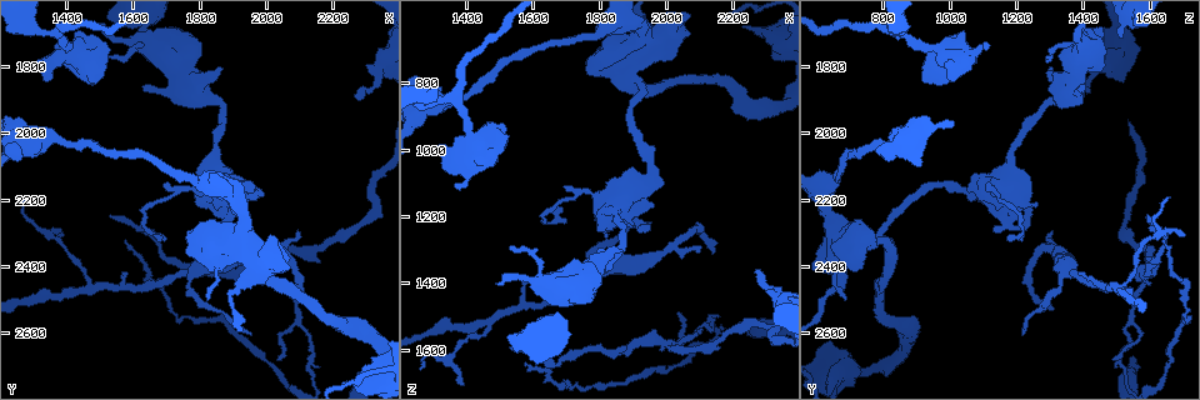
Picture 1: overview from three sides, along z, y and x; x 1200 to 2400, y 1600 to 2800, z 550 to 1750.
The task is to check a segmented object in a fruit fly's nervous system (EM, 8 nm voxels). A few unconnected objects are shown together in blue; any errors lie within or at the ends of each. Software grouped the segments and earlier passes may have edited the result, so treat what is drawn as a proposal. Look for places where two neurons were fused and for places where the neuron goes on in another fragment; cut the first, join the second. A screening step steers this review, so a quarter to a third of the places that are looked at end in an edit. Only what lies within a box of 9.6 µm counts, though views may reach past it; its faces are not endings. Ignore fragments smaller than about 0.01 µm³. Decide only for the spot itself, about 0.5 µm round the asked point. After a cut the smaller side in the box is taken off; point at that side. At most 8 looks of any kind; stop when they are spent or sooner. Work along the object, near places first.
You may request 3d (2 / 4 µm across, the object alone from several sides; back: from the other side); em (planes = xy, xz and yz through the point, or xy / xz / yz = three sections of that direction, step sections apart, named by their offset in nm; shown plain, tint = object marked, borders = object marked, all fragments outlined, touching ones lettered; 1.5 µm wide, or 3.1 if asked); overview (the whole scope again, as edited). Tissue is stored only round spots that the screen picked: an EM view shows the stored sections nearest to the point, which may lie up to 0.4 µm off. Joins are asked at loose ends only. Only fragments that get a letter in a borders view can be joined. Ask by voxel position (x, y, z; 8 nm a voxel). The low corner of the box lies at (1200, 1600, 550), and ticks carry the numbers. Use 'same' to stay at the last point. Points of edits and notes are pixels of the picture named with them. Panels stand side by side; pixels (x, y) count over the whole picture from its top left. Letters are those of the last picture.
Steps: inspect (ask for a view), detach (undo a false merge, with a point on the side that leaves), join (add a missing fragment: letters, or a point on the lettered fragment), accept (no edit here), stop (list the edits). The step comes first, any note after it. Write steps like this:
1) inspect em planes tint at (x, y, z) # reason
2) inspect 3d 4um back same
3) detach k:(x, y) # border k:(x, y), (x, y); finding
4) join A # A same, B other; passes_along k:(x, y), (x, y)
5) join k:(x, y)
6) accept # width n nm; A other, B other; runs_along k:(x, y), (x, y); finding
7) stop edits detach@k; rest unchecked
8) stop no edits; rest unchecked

inspect em xz step 8 tint at (1370, 1700, 840) # sudden change in width

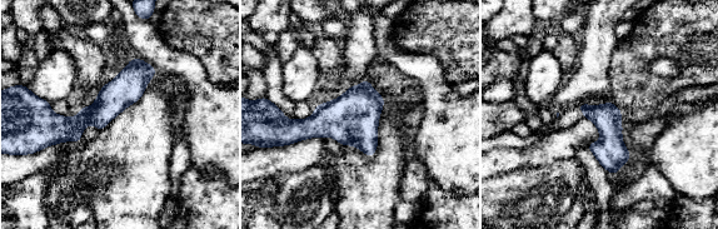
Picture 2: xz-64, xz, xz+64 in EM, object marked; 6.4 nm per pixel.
inspect em planes borders same # another direction

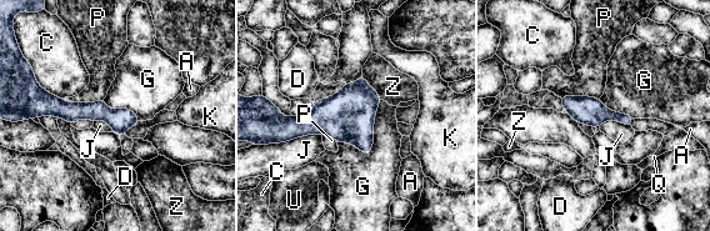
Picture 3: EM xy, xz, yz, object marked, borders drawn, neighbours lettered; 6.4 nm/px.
accept # A other, C other, D other, G other, J other, K other, P other, Q other, U other, Z other; runs_along 3:(41, 109), (101, 111), (134, 120); continuous, no second neuron

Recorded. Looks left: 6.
inspect em yz step 8 tint at (2340, 1780, 1460) # three-way junction

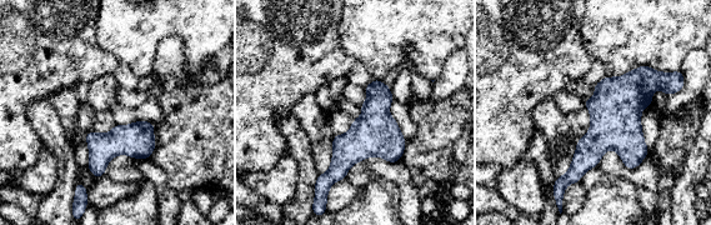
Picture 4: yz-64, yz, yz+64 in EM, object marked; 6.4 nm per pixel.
inspect em planes borders same # another direction

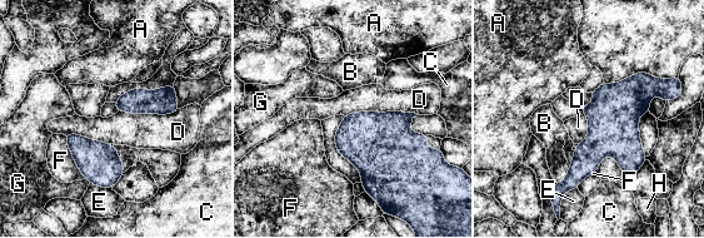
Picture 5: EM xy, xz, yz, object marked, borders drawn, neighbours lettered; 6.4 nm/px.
accept # width 320 nm; A other, B other, C other, D other, E other, F other, G other, H other; runs_along 5:(678, 83), (652, 87), (574, 182); continuous, no second neuron

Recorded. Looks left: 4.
inspect 3d 2um back at (1780, 2410, 1360) # three-way junction

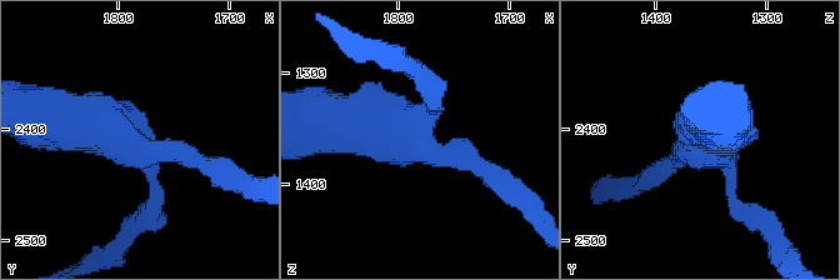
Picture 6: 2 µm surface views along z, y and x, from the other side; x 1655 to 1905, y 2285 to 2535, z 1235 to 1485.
inspect em xy step 4 tint at (1784, 2420, 1350) # arms 3; need the tissue

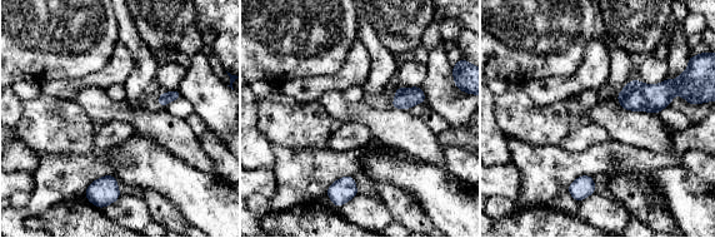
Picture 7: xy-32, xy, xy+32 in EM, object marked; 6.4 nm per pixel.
inspect em planes borders same # cut it another way

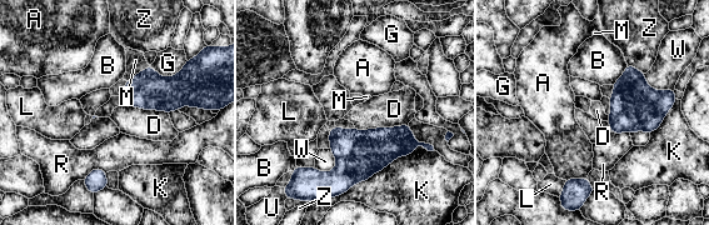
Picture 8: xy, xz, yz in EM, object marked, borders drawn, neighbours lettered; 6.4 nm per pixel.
accept # width 300 nm; A other, B other, D other, G other, K other, L other, M other, R other, U other, W other, Z other; border 8:(437, 151), (417, 144), (311, 201); all the same neuron

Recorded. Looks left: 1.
stop no edits; rest unchecked

